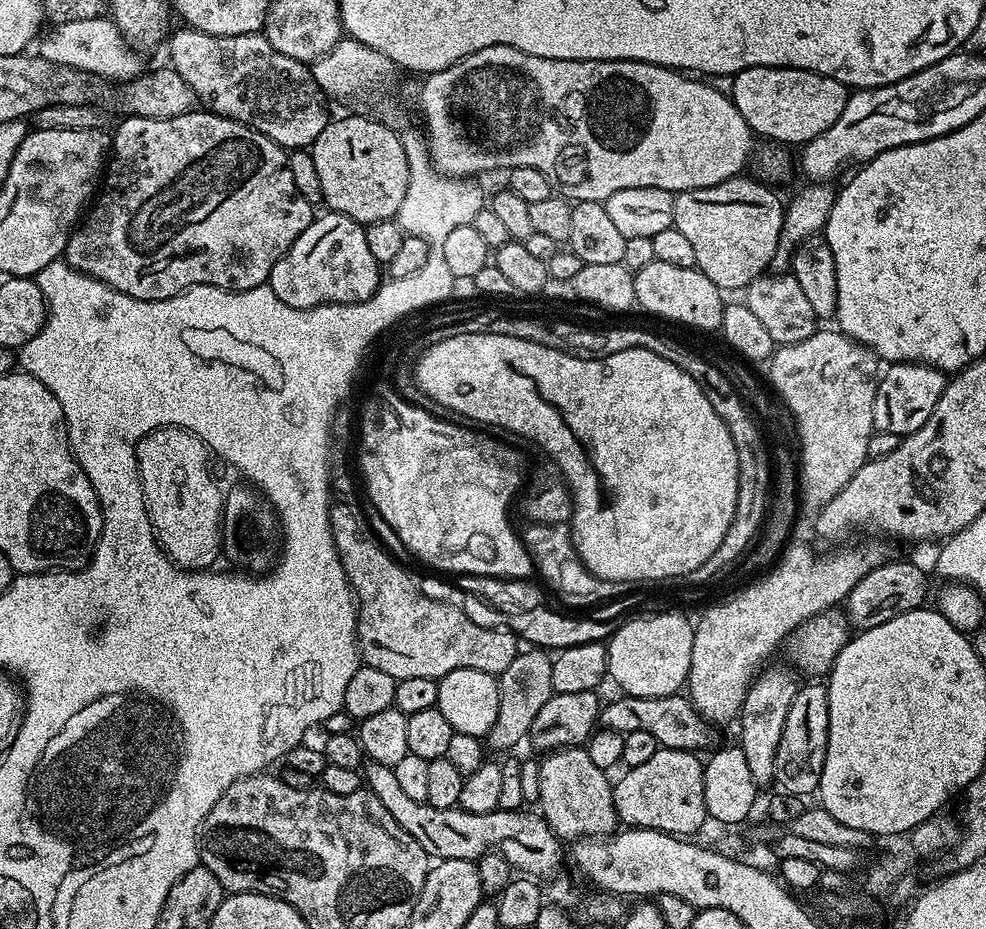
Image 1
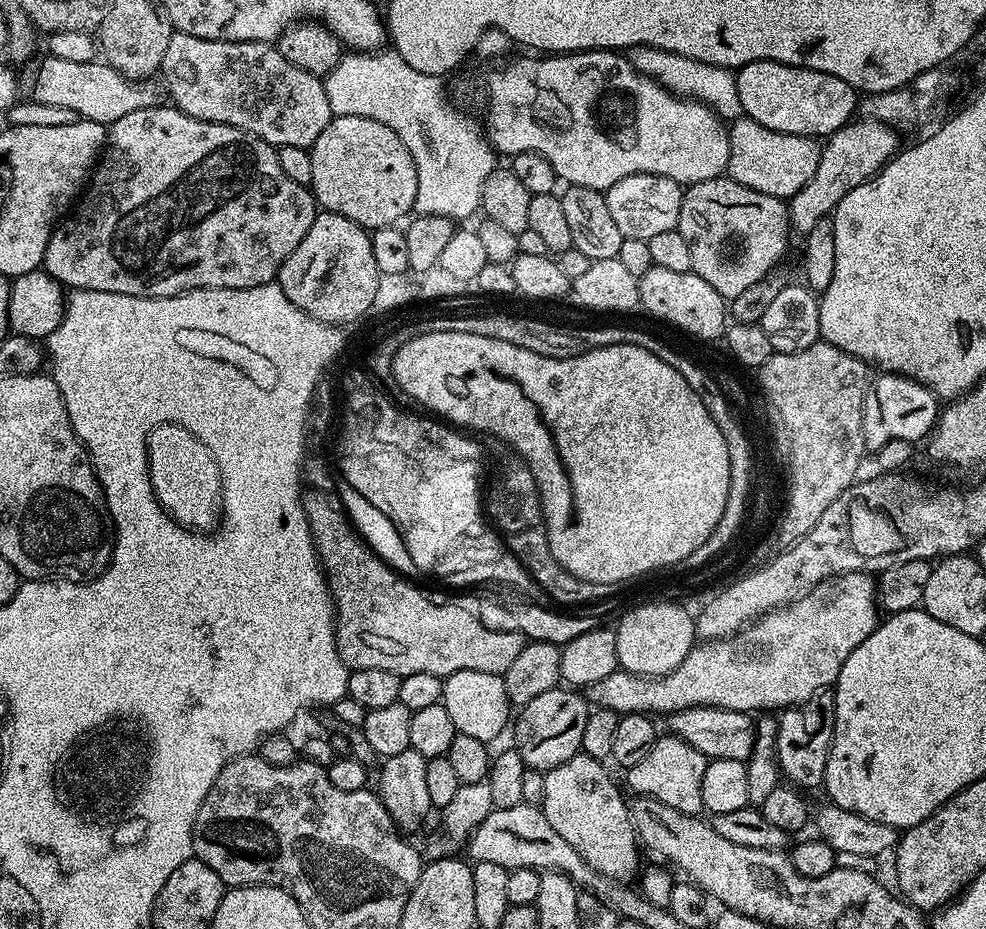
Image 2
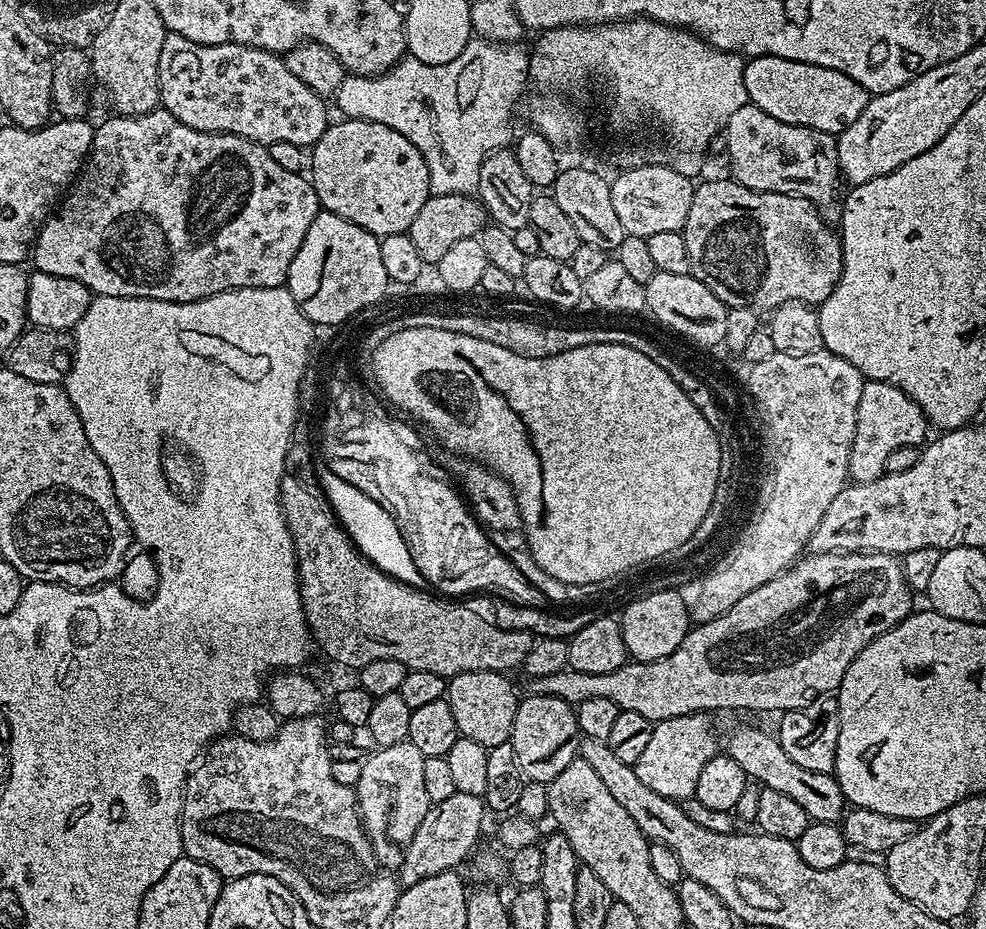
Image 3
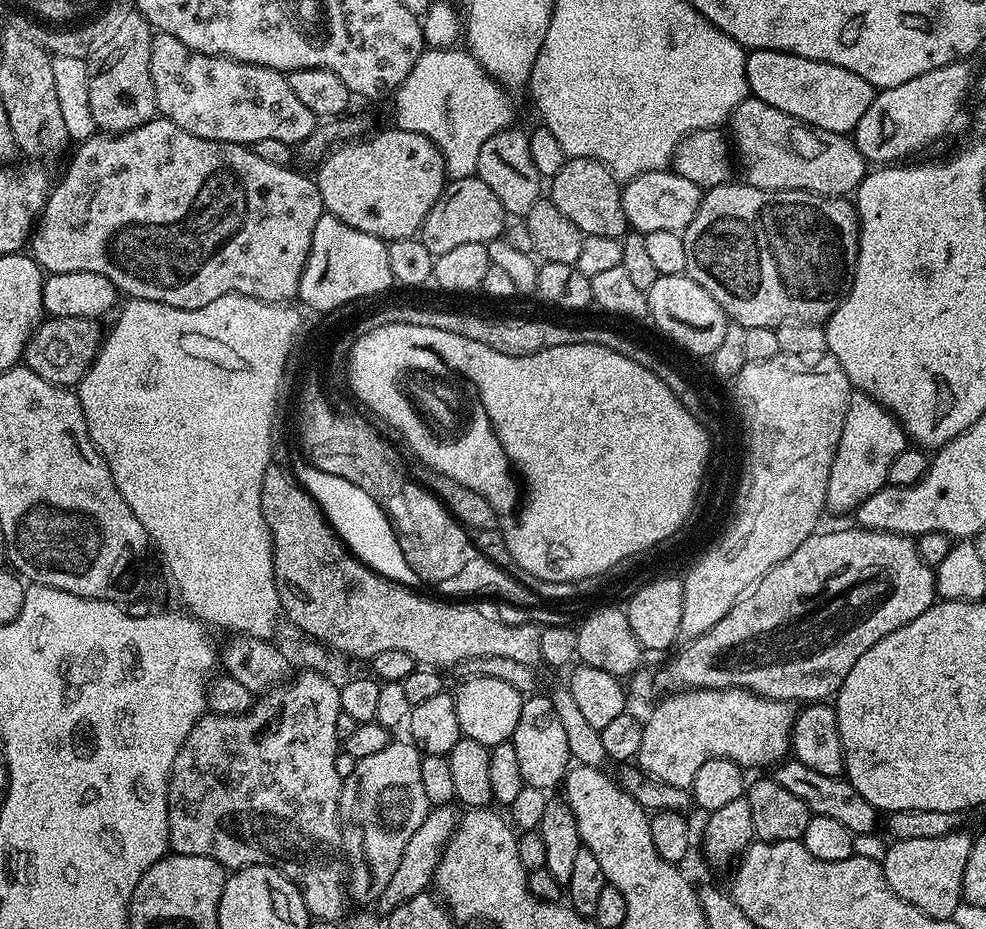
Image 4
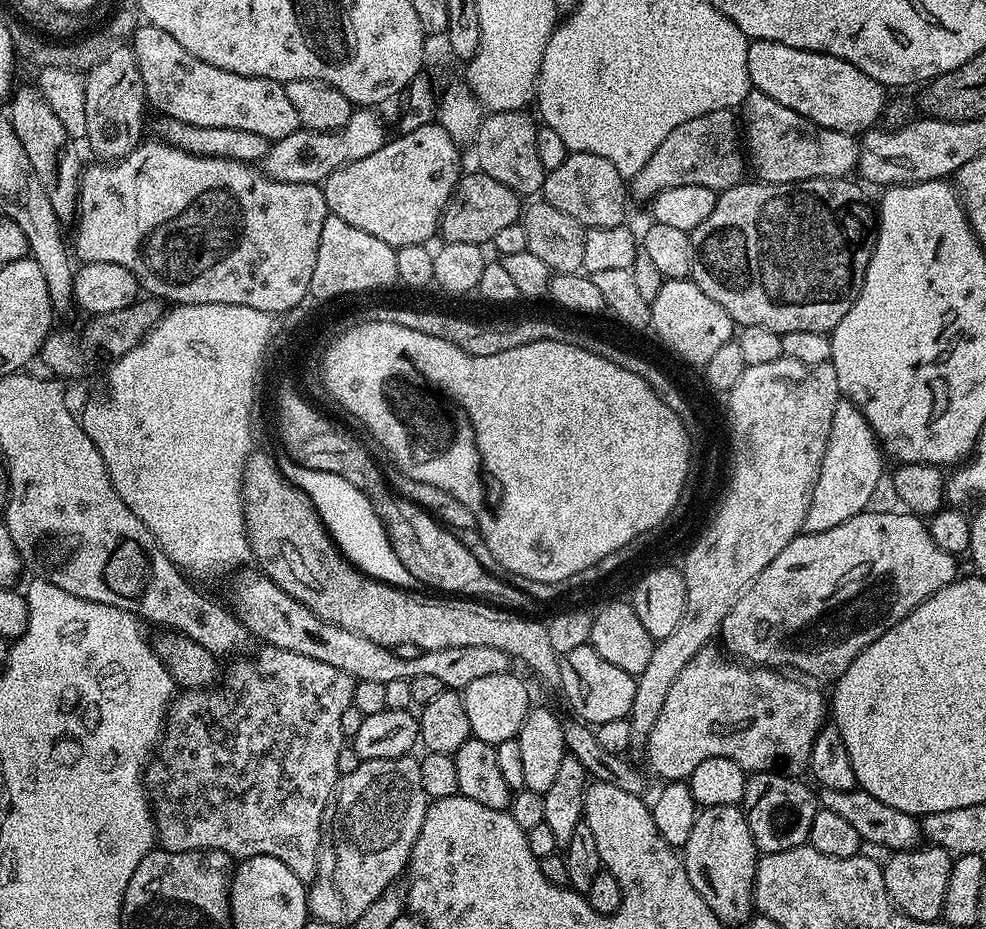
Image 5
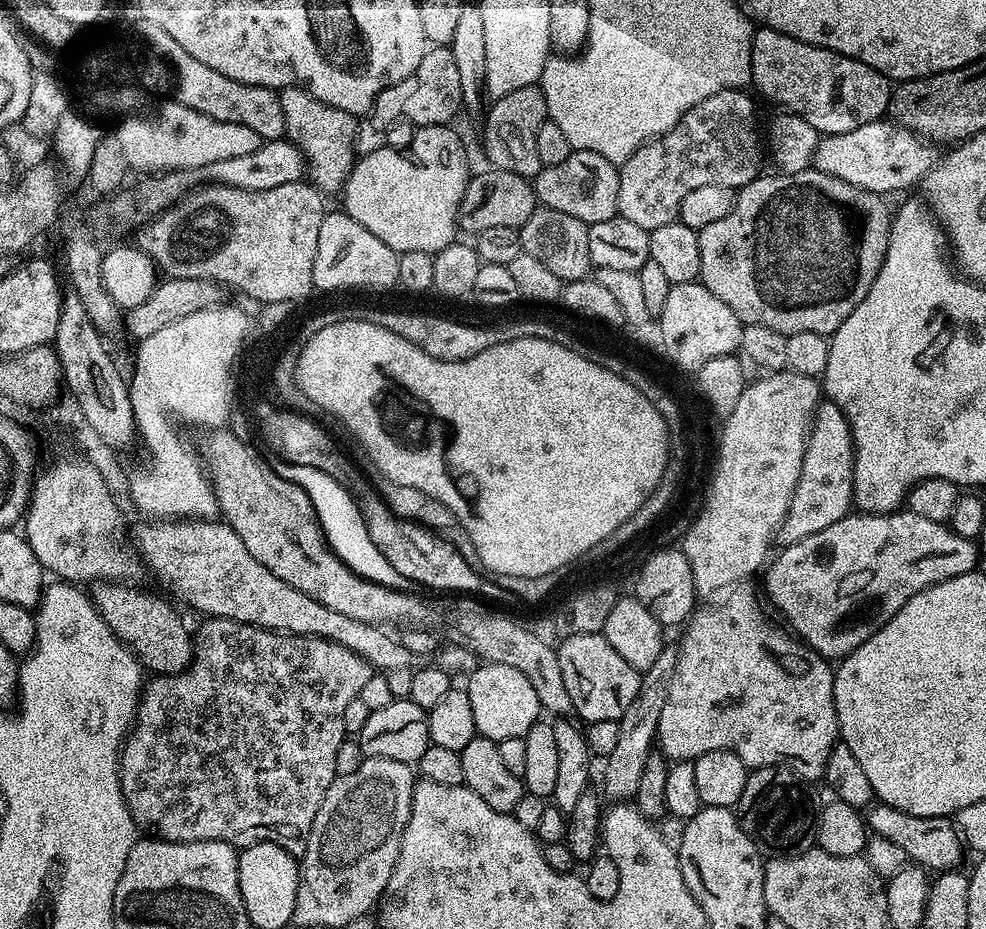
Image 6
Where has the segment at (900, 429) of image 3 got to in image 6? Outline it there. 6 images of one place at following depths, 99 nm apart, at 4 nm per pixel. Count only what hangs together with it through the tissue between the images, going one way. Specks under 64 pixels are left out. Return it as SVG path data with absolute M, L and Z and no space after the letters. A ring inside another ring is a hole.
M825 399L812 415L802 470L796 483L796 492L792 495L792 505L788 507L788 517L776 533L777 545L802 542L802 538L810 538L810 534L818 534L826 530L826 526L834 526L834 522L853 511L852 479L855 461L856 450L852 447L852 431L846 422L846 414L838 410L833 400Z

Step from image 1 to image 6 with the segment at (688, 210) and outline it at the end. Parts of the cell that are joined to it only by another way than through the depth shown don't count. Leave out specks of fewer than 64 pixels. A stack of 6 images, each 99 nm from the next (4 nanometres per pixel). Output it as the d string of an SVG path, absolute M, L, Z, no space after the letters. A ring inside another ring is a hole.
M805 170L790 174L777 174L767 176L761 174L755 180L736 192L736 201L726 214L726 218L718 218L718 222L710 222L710 226L699 229L700 233L700 275L699 283L710 294L714 294L716 300L721 300L725 308L732 311L732 315L740 319L741 325L757 324L758 326L770 326L770 330L778 330L783 336L790 334L802 334L802 330L810 330L810 334L822 334L831 337L832 333L850 318L854 306L866 298L866 290L874 286L874 278L878 278L878 270L882 270L886 250L888 249L888 235L892 233L893 213L888 212L888 204L883 195L870 190L862 190L858 186L850 186L850 182L842 182L842 178L834 178L830 174L822 174L815 170Z

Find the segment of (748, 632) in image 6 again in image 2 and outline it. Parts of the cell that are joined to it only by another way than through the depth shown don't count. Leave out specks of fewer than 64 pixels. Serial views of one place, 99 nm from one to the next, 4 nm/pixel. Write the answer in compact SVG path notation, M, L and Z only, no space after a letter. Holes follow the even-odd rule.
M664 734L657 738L650 754L646 754L638 766L627 769L626 776L637 797L665 804L667 808L678 810L686 816L699 817L704 812L702 774L705 763L706 757L694 750L694 746L682 742L676 736Z

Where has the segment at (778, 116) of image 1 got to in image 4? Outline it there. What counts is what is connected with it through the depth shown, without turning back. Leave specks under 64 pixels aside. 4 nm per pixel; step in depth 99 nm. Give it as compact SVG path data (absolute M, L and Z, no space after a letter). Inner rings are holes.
M761 48L749 51L747 57L746 78L753 97L822 130L851 133L877 94L866 78L858 78L858 74L830 62Z

